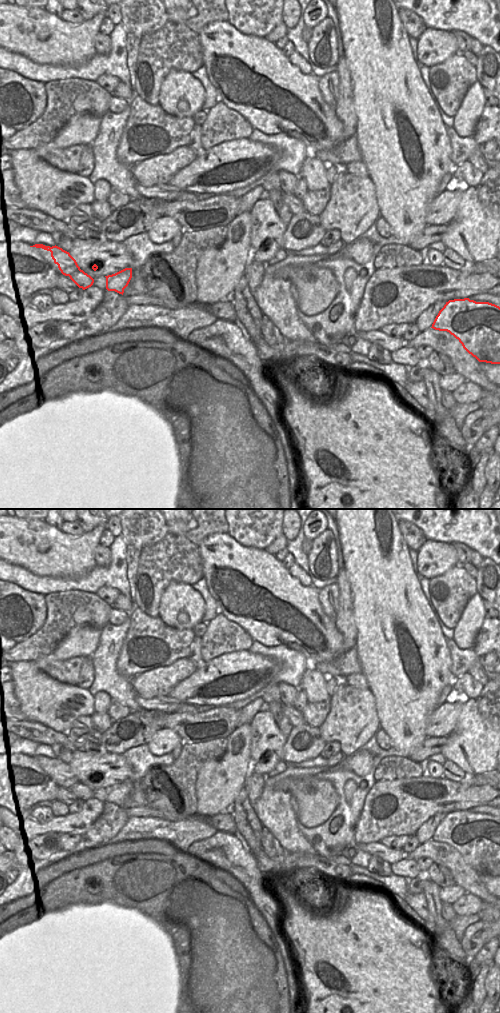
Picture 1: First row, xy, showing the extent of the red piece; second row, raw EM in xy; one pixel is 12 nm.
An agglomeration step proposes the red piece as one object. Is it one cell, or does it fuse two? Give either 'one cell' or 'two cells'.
one cell

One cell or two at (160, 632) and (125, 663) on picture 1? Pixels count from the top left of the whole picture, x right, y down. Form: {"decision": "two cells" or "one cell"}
{"decision": "one cell"}

